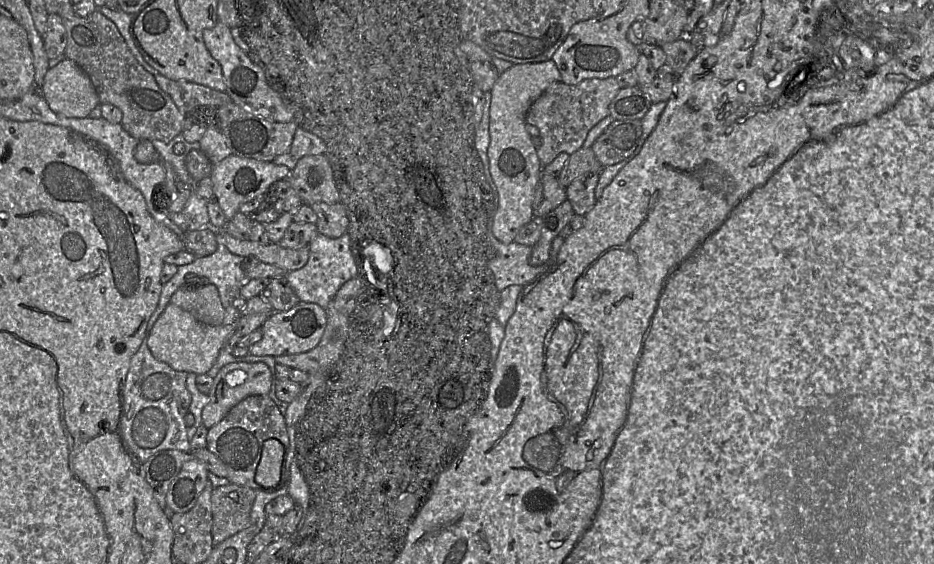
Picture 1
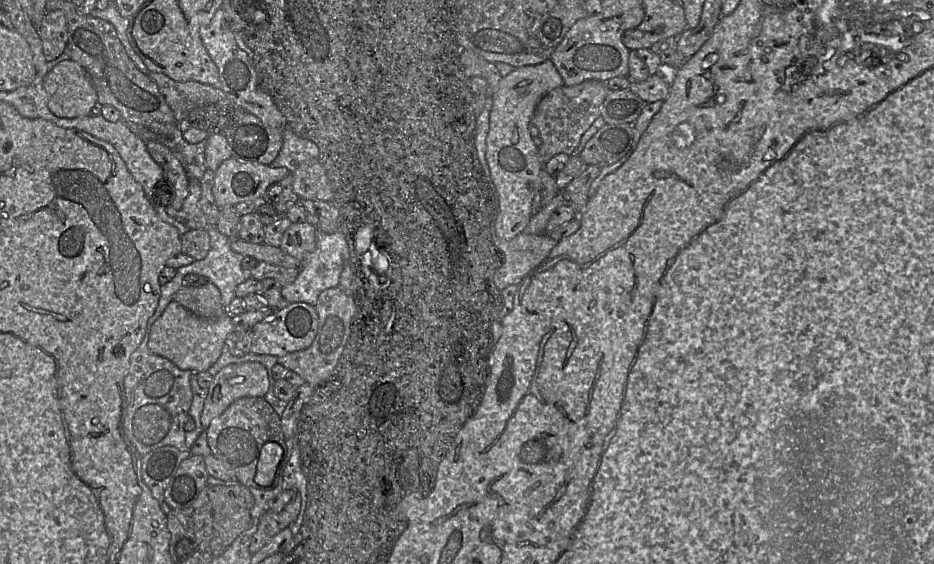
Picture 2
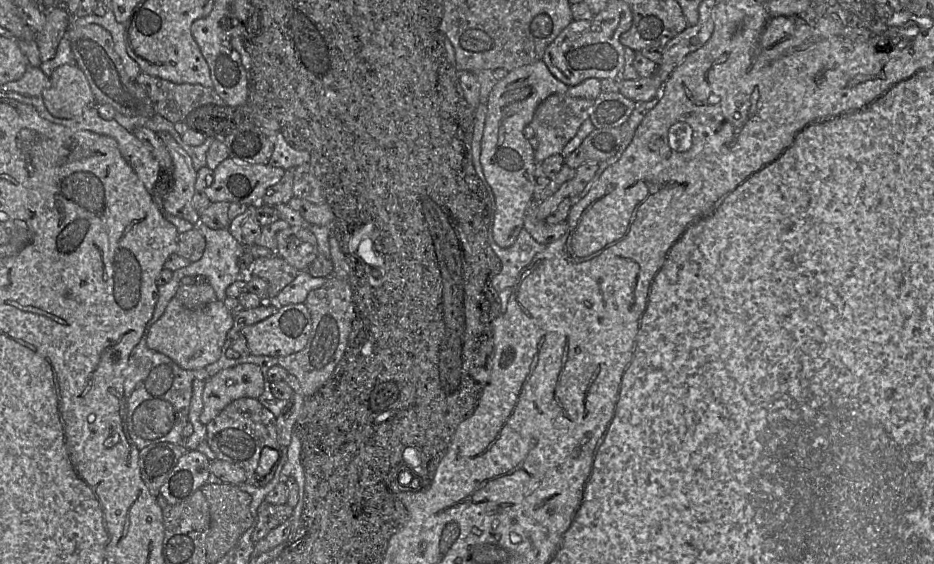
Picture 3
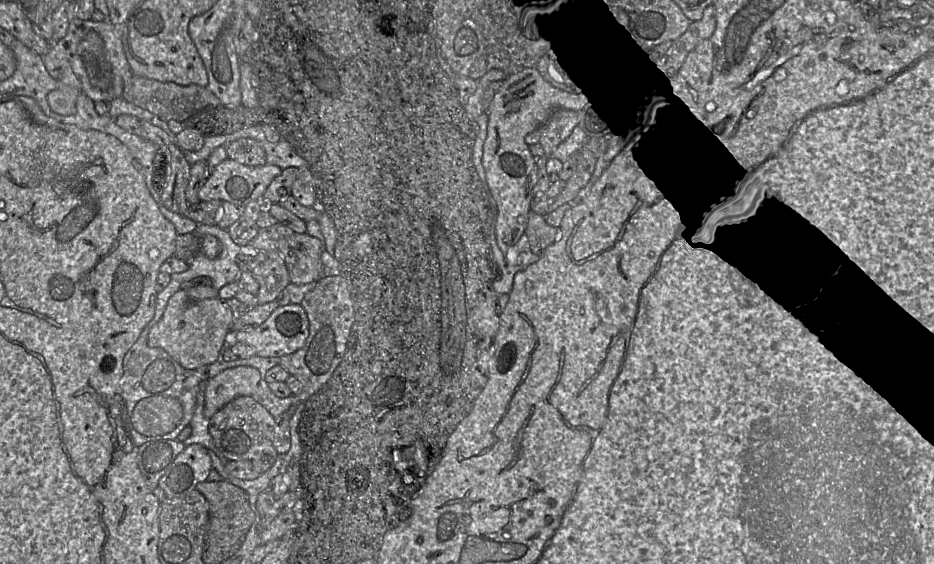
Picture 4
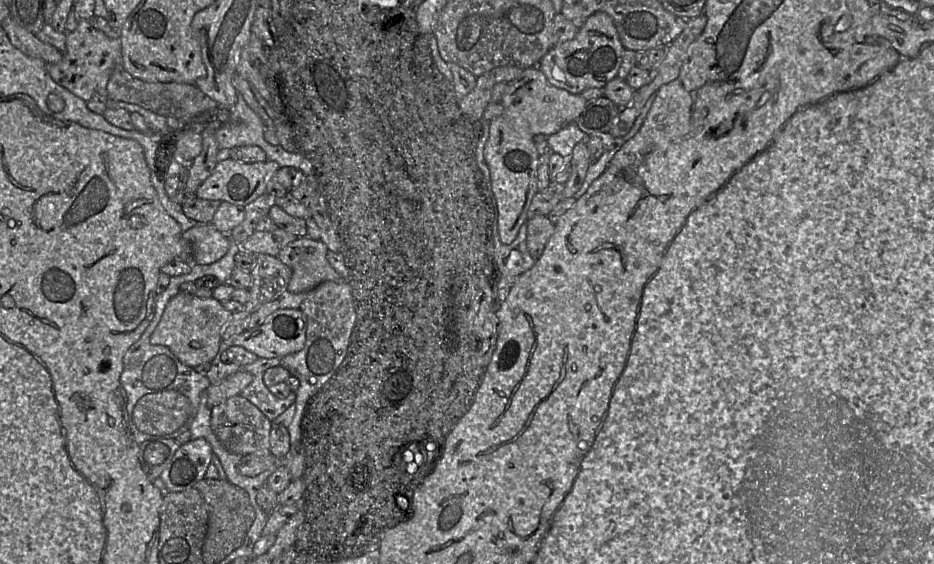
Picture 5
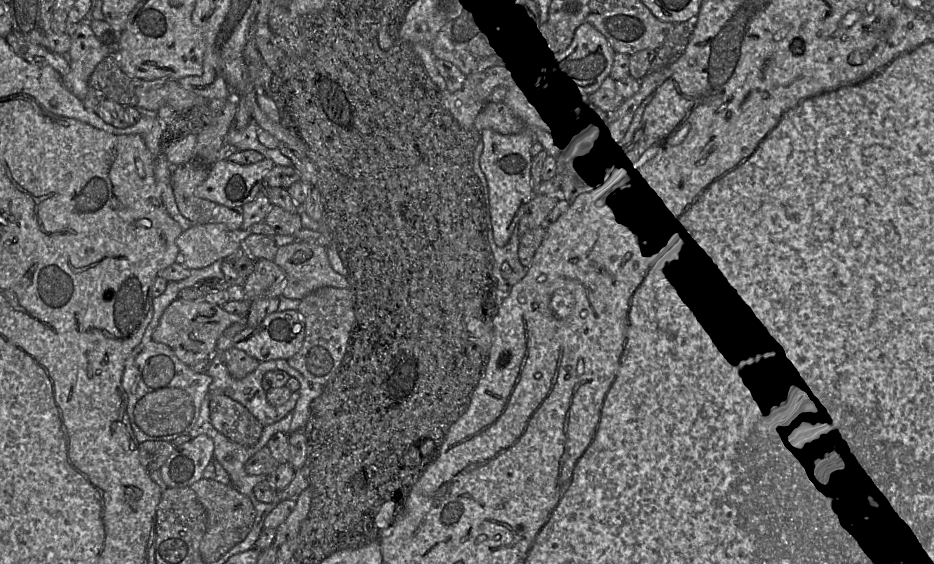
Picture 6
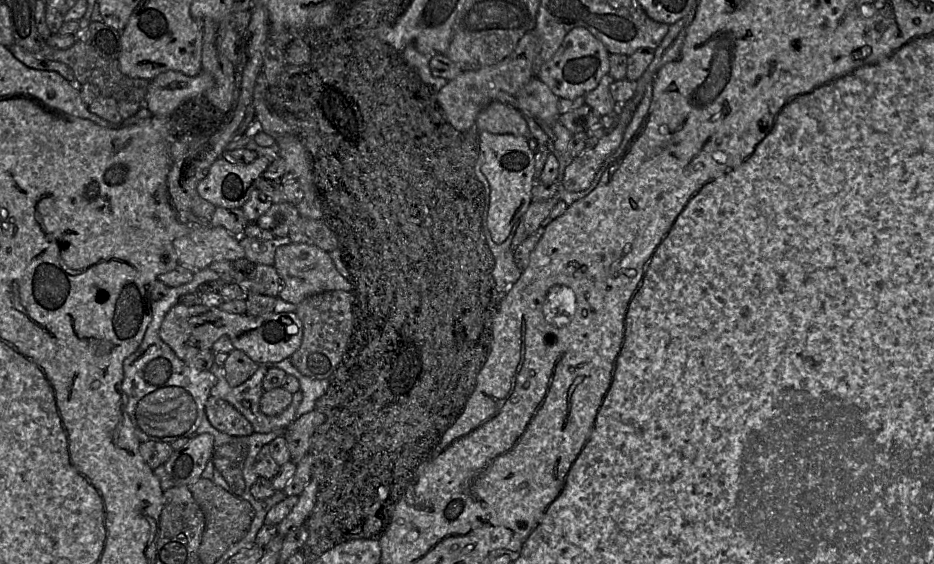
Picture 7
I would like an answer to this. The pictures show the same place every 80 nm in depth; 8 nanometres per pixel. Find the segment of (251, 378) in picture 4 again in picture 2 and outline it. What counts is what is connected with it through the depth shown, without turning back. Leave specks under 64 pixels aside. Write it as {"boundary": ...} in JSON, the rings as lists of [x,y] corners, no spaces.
{"boundary":[[[259,362],[230,364],[222,368],[209,386],[201,423],[205,430],[235,400],[242,397],[264,397],[269,389],[269,375]]]}

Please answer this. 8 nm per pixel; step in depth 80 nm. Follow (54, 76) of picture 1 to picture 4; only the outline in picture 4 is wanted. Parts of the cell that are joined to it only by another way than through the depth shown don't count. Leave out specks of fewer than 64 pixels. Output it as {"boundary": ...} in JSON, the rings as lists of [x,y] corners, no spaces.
{"boundary":[[[65,69],[60,80],[63,86],[47,95],[50,109],[59,115],[72,115],[76,112],[76,102],[82,93],[82,84],[71,69]]]}

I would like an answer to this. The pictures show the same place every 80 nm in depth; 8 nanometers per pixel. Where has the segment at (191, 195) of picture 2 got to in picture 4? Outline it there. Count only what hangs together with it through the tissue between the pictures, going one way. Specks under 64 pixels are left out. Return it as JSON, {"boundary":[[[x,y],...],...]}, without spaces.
{"boundary":[[[141,121],[141,126],[144,130],[145,138],[154,143],[166,157],[166,182],[164,190],[161,192],[161,202],[168,210],[186,216],[186,211],[190,206],[186,199],[186,189],[190,180],[192,165],[186,160],[175,139],[172,139],[172,133],[166,133],[160,127],[147,121]]]}

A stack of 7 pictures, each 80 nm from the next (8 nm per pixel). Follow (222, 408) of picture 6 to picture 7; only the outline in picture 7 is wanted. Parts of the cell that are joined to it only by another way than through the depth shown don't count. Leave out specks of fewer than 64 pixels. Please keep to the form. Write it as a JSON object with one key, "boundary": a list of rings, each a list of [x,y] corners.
{"boundary":[[[219,397],[208,398],[205,415],[215,429],[228,435],[244,437],[254,433],[252,424],[235,407]]]}

